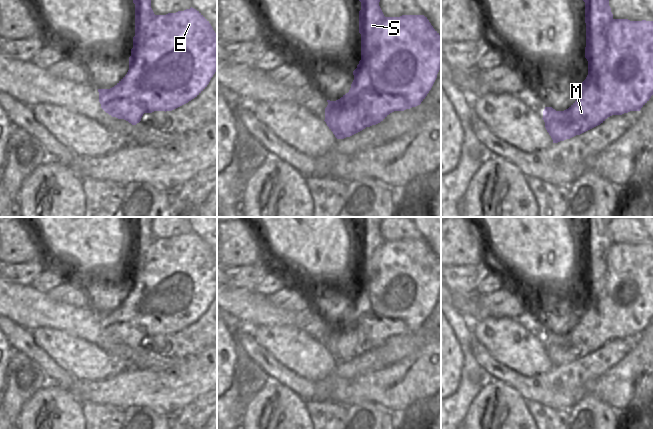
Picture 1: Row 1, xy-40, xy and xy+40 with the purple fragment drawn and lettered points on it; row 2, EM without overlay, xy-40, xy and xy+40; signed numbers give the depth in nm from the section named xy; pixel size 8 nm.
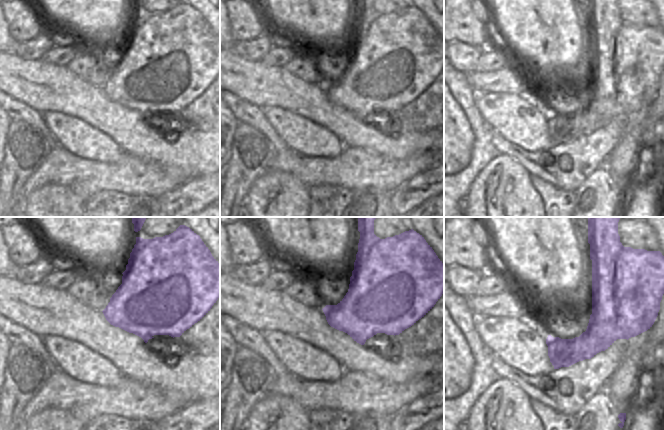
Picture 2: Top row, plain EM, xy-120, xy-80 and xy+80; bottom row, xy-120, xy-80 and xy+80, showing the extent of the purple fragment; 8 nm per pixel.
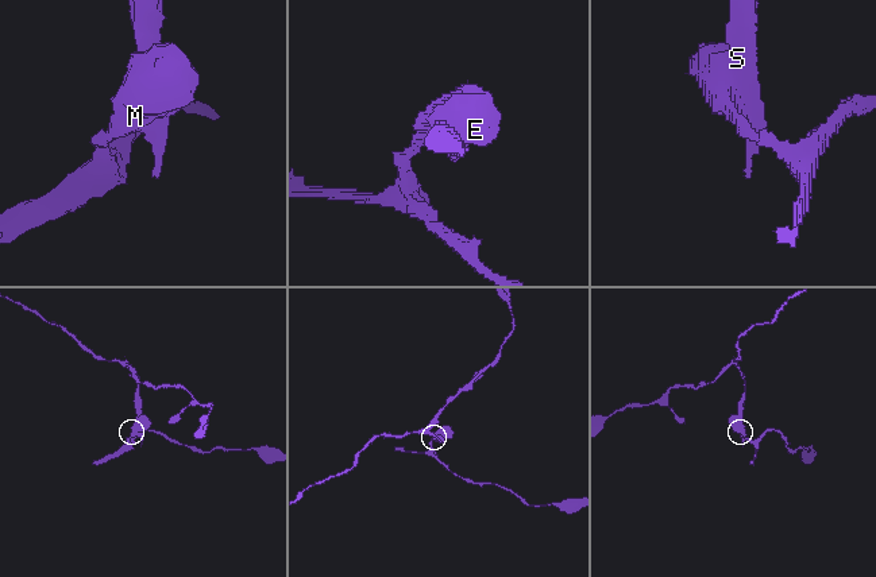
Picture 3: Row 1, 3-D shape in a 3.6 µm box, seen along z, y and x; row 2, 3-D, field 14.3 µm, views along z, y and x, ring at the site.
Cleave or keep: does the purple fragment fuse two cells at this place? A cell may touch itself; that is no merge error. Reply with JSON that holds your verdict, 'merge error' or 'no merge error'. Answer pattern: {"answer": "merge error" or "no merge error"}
{"answer": "merge error"}

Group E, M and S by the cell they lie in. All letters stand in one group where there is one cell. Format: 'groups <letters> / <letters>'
groups E M / S

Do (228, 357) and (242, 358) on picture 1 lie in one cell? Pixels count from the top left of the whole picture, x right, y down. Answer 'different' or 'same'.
different

